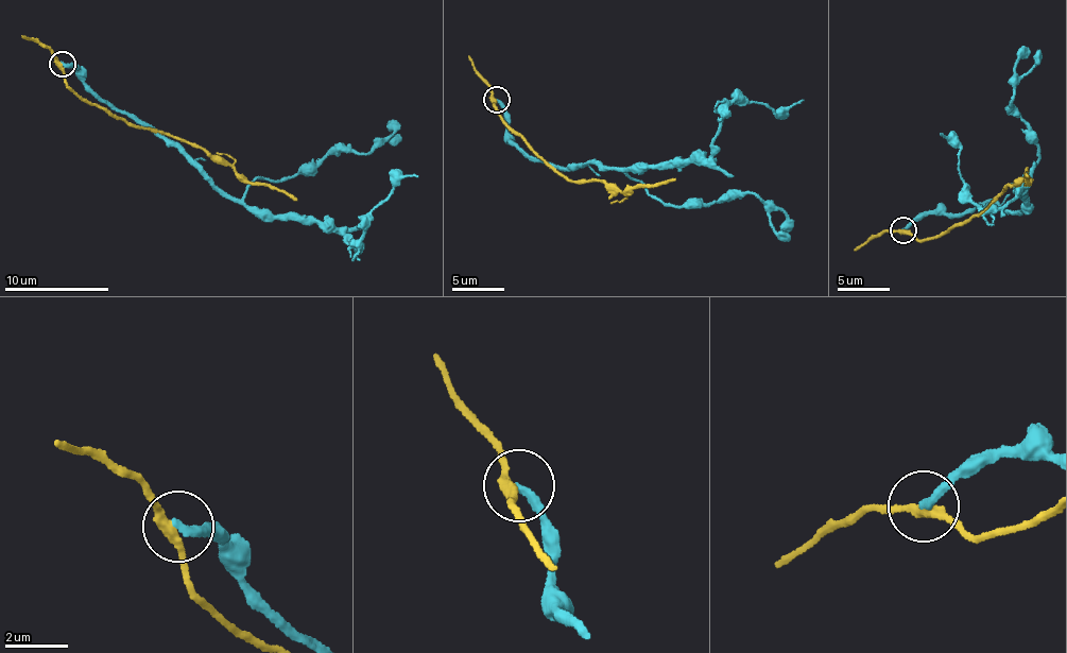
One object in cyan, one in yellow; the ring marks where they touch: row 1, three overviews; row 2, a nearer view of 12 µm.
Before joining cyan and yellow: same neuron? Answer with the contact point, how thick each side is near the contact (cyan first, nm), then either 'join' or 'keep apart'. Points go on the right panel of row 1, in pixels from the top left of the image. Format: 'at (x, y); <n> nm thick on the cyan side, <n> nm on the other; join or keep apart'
at (902, 230); 280 nm thick on the cyan side, 320 nm on the other; keep apart

